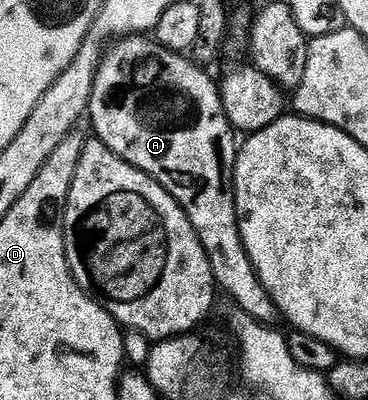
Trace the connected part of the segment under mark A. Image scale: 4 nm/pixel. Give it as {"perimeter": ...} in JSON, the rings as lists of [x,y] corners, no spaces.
{"perimeter":[[[122,36],[104,50],[101,62],[98,63],[87,117],[93,120],[96,140],[111,147],[115,155],[160,183],[181,204],[181,210],[195,227],[207,251],[218,290],[222,294],[226,293],[236,308],[242,309],[256,321],[273,323],[278,320],[279,310],[263,287],[241,238],[237,194],[233,183],[239,137],[225,114],[218,82],[213,82],[205,73],[208,72],[186,54],[163,47],[152,36]]]}

